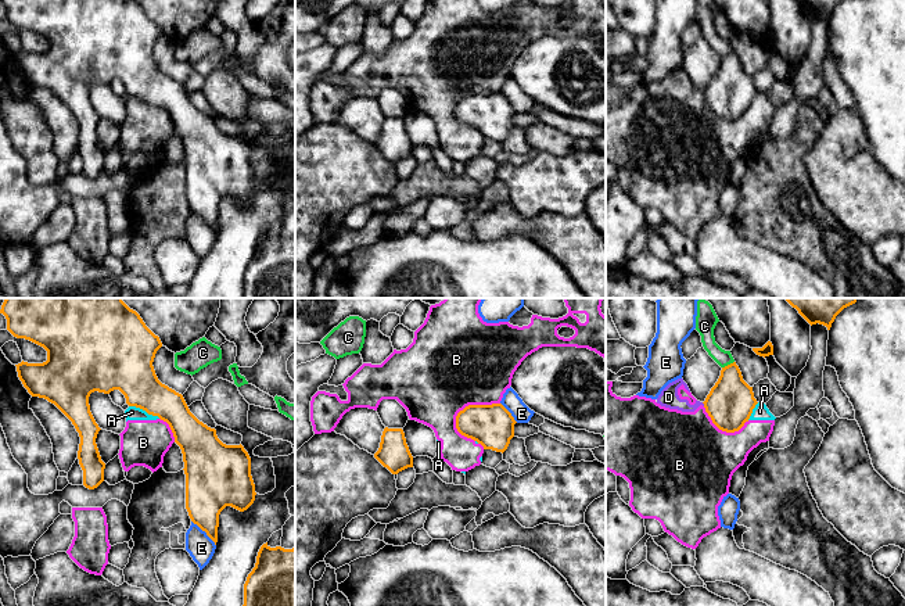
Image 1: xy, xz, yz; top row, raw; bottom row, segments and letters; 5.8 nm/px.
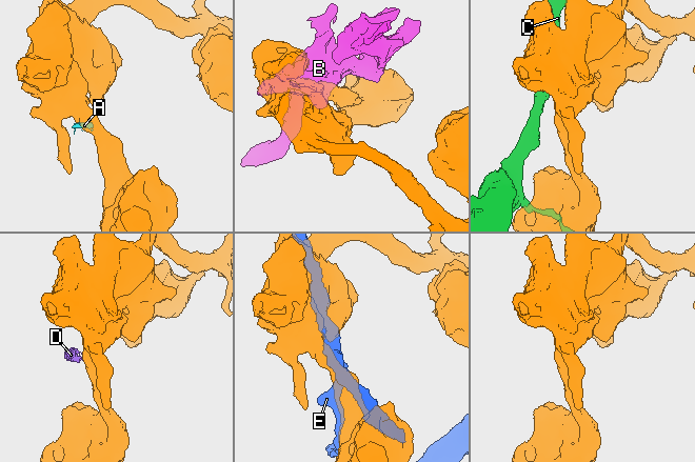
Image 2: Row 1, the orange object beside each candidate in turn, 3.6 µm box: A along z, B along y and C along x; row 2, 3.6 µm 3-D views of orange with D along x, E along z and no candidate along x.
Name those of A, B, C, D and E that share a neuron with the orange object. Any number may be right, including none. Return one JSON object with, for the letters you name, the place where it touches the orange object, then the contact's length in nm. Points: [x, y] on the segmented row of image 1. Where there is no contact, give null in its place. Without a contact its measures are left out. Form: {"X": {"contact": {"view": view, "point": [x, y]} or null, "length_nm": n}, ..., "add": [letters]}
{"add": []}

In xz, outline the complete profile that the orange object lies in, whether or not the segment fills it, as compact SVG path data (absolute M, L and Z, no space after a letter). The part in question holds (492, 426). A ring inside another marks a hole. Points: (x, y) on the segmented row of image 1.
M502 404L468 405L456 416L457 431L496 452L504 452L517 422Z

